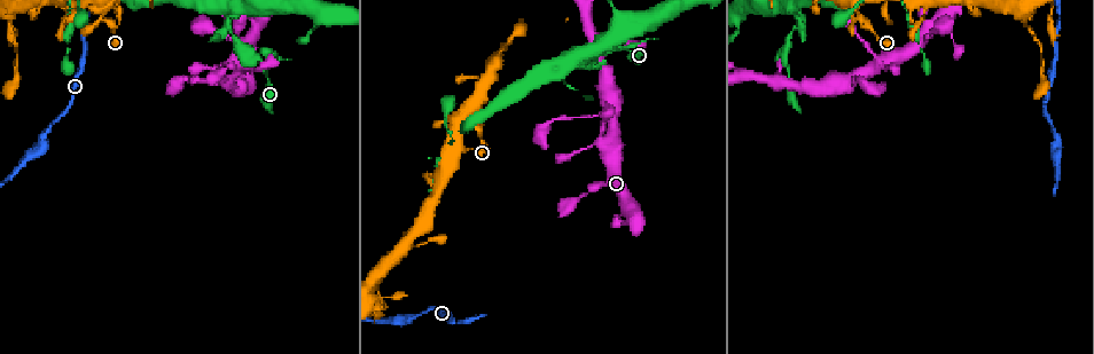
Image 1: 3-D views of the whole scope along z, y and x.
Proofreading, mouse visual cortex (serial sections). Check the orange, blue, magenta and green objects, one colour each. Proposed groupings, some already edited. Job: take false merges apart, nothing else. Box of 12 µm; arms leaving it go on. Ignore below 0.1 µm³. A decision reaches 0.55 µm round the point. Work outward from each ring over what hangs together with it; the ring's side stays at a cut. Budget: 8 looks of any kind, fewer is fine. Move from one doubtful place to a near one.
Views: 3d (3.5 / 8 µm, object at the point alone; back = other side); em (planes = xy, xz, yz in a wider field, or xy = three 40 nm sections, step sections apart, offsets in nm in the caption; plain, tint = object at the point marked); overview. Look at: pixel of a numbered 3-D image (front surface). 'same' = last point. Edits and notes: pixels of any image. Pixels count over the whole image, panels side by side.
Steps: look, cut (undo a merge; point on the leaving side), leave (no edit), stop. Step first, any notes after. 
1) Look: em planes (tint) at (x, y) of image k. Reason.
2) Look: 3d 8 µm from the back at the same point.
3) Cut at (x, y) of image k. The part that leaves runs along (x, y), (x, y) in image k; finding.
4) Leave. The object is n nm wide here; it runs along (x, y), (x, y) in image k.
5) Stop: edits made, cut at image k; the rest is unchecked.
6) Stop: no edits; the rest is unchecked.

Look: em xy step 2 (tint) at (259, 60) of image 1. Calibre changes.

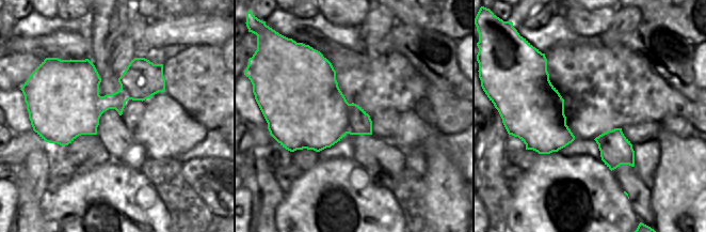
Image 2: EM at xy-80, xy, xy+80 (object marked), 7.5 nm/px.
Look: 3d 3.5 µm at the same point.

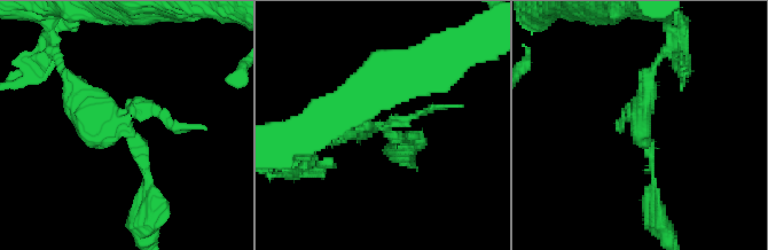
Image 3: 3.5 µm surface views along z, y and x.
Leave. It runs along (150, 196), (132, 129), (72, 79) in image 3; one cell here.

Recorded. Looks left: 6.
Look: 3d 8 µm at (471, 112) of image 1. Abrupt turn.

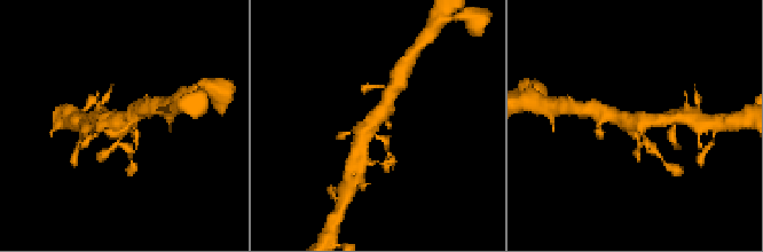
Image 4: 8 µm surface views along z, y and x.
Look: em xy step 1 (tint) at (633, 132) of image 4. Shape alone is not enough.

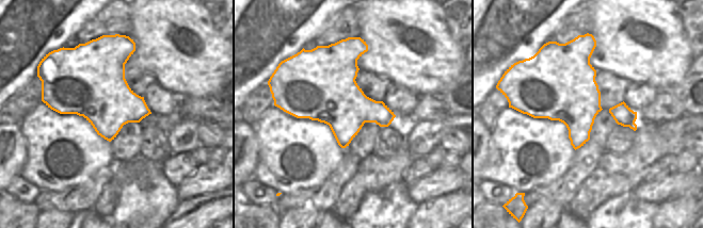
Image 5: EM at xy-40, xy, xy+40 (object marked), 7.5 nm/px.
Leave. It runs along (130, 149), (103, 120) in image 4; one cell here.

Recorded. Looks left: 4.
Look: 3d 3.5 µm at (13, 29) of image 1. Thick turns thin.

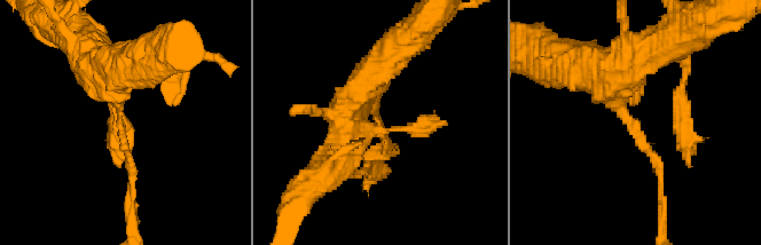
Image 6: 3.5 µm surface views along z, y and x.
Look: em xy step 1 (tint) at (630, 126) of image 6.

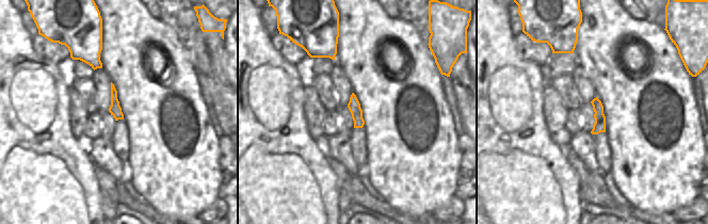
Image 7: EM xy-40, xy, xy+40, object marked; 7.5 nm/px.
Look: em xy step 3 (tint) at the same point. Cut it another way.

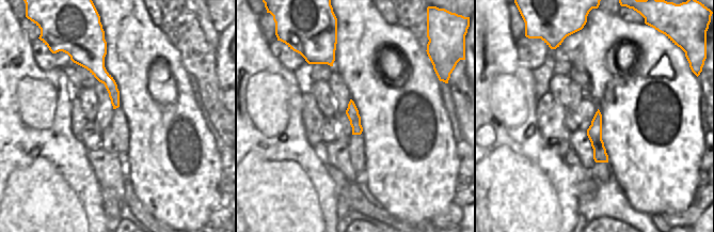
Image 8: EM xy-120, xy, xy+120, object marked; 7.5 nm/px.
Leave. It runs along (81, 60), (110, 83), (115, 105) in image 8; one cell here.

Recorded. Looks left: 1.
Stop: no edits; the rest is unchecked.

